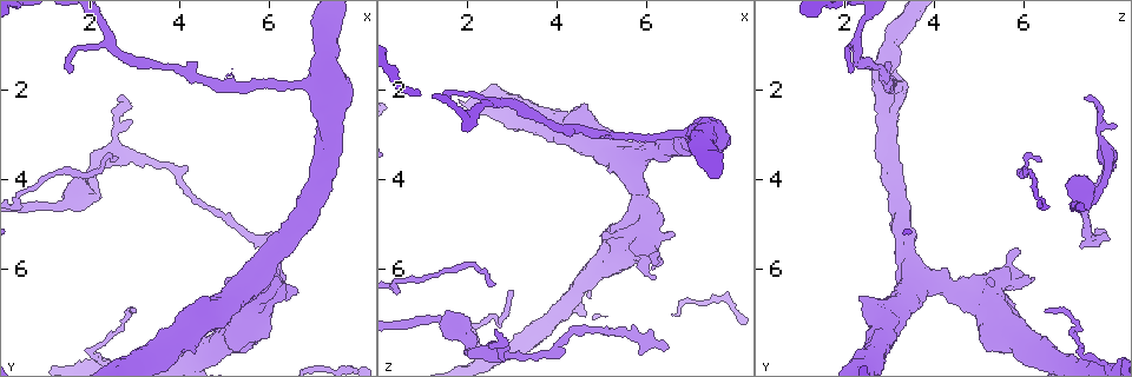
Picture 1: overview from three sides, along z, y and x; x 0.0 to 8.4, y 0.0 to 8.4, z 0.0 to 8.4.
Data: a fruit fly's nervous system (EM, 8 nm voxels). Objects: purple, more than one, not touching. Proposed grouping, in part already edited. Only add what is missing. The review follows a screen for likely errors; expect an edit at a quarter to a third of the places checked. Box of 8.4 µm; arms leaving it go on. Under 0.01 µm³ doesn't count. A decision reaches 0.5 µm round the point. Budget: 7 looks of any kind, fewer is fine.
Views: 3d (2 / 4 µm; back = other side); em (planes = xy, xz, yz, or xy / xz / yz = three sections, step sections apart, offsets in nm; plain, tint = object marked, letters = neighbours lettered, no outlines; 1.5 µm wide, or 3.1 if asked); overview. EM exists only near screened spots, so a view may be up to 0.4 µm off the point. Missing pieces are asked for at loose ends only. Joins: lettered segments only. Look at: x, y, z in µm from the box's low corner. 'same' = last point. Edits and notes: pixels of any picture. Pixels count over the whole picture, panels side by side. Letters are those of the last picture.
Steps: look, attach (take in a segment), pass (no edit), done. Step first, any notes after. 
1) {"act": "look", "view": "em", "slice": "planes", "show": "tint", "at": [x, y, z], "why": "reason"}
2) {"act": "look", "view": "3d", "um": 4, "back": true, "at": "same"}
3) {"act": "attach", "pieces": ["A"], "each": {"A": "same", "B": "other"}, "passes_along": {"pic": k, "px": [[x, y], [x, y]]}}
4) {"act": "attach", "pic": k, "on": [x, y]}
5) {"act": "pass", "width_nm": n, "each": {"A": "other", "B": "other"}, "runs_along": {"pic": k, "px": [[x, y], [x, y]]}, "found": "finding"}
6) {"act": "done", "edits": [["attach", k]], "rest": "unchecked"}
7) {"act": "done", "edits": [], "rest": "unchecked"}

{"act": "look", "view": "3d", "um": 2, "at": [6.35, 5.10, 7.50], "why": "long arm stops here"}

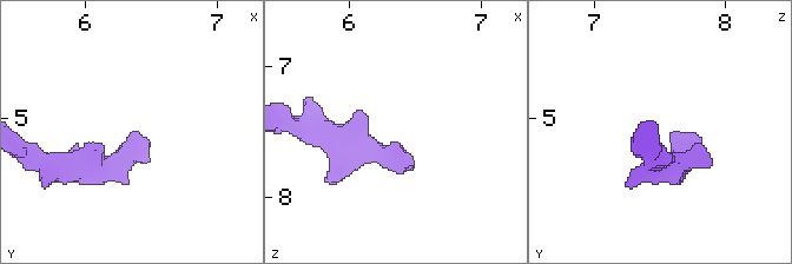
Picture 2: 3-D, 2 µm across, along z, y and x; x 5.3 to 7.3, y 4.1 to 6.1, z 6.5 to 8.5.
{"act": "look", "view": "em", "slice": "xz", "step": 8, "show": "tint", "at": [6.38, 5.14, 7.56], "why": "now the EM"}

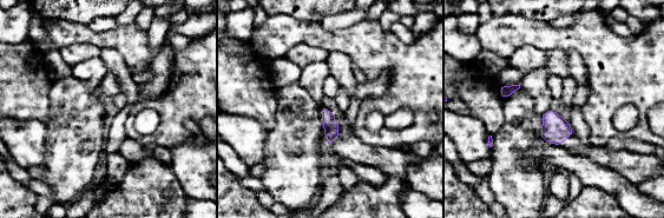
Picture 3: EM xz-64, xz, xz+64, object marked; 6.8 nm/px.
{"act": "look", "view": "em", "slice": "planes", "show": "letters", "at": "same", "why": "cut it another way"}

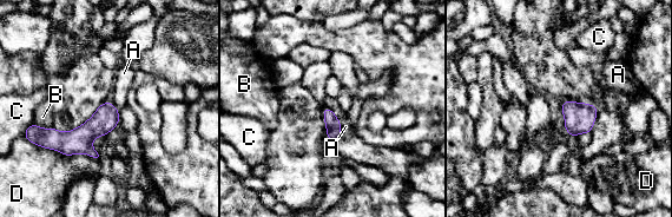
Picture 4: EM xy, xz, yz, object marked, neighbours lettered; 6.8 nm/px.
{"act": "pass", "each": {"A": "other", "B": "other", "C": "other", "D": "other"}, "found": "no lettered segment goes on from it"}

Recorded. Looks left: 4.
{"act": "look", "view": "em", "slice": "planes", "show": "letters", "at": [2.60, 2.15, 7.35], "why": "branch stops here"}

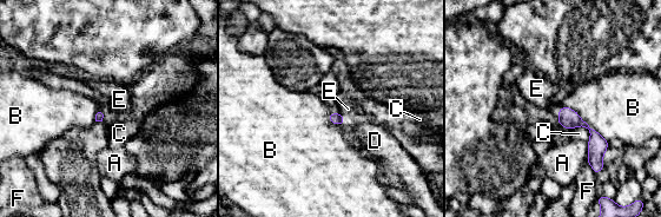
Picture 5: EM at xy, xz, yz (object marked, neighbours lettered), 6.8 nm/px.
{"act": "pass", "each": {"A": "other", "B": "other", "C": "other", "D": "other", "E": "other", "F": "other"}, "runs_along": {"pic": 5, "px": [[563, 109], [593, 132], [593, 160]]}, "found": "no lettered segment goes on from it"}

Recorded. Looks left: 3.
{"act": "look", "view": "em", "slice": "planes", "show": "letters", "at": [1.55, 1.65, 2.25]}

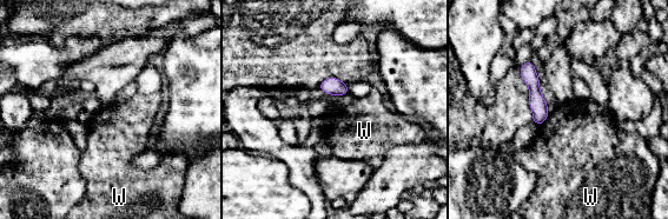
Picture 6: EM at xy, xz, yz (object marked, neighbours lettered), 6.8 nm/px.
{"act": "pass", "longest_contact_nm": ["W", 120], "each": {"W": "other"}, "border": {"pic": 6, "px": [[549, 114], [537, 126]]}, "found": "no lettered segment goes on from it"}

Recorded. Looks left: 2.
{"act": "done", "edits": [], "rest": "unchecked"}

